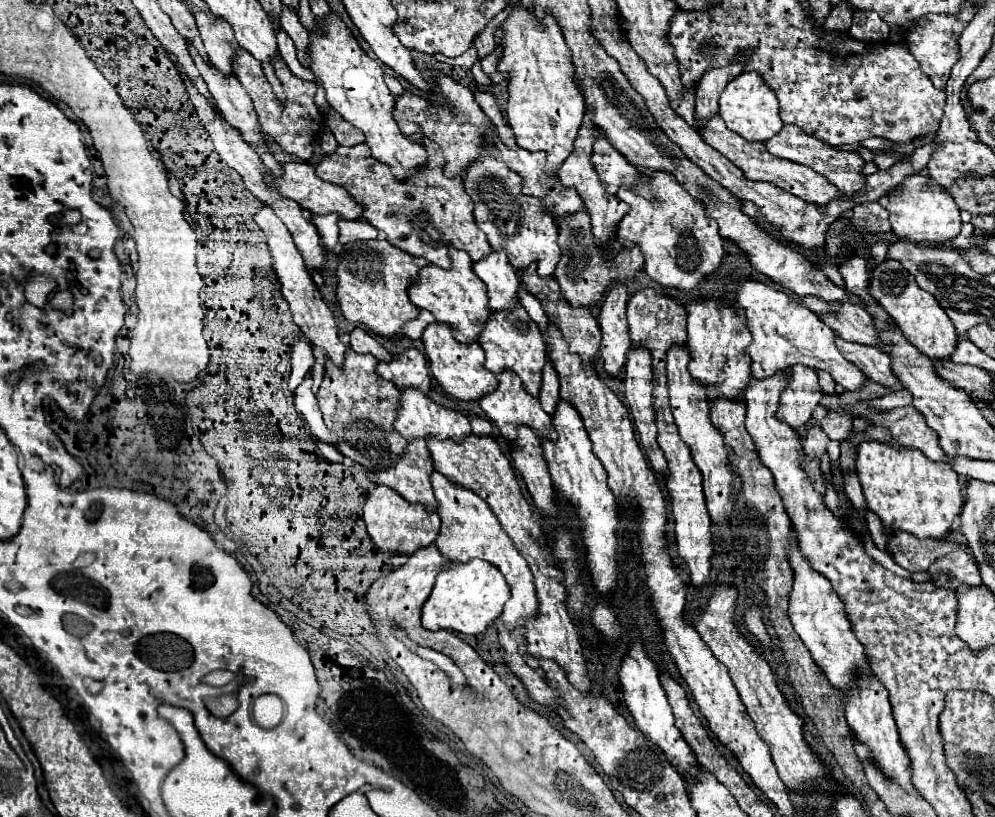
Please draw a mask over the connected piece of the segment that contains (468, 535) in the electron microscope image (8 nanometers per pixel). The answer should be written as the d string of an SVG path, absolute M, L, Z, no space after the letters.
M435 471L431 475L431 483L433 483L433 491L435 497L439 501L439 517L441 517L441 531L439 537L435 541L437 549L441 551L441 555L445 555L451 561L471 561L471 559L483 559L491 565L495 565L509 589L511 589L511 597L503 607L501 619L513 627L517 627L513 631L513 639L517 643L521 643L521 651L525 651L525 637L523 637L523 627L517 625L519 619L529 619L531 615L535 615L537 611L537 597L535 597L535 585L533 585L533 575L529 571L527 561L521 557L521 553L515 549L513 541L509 539L509 535L503 531L501 523L497 521L497 517L493 515L493 511L489 509L489 505L473 491L467 491L455 483L451 483L445 475L441 475L439 471Z

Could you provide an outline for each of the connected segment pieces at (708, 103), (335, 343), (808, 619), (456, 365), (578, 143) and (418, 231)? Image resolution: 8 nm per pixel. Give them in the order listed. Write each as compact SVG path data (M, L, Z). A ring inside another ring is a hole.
M745 55L741 59L733 59L729 67L713 67L713 71L705 71L701 83L697 85L697 119L705 121L719 111L721 91L729 81L743 73L741 63L745 63Z
M263 205L259 209L259 213L255 215L255 223L263 229L263 233L267 237L267 245L269 245L269 251L271 251L271 257L273 257L273 269L275 269L275 275L281 283L281 293L283 293L283 297L287 299L287 303L291 307L295 323L299 325L301 333L309 339L309 343L315 349L321 349L327 359L331 359L337 367L341 367L345 363L347 345L339 339L335 317L333 317L331 309L325 305L325 301L321 299L321 295L317 291L317 285L313 283L309 271L305 269L303 257L301 257L299 249L295 247L289 229L281 223L281 219L273 213L273 209L269 205Z
M791 531L791 545L787 549L787 555L793 569L793 589L789 593L789 619L795 631L799 633L801 641L809 649L813 661L827 675L829 683L837 689L845 689L851 677L855 675L855 671L859 671L859 667L863 667L863 671L869 667L865 647L861 647L861 643L853 635L851 623L845 613L845 605L841 603L833 585L821 573L817 573L809 565L809 561L803 559L803 553L799 551L797 545L797 535L793 531Z
M443 323L429 325L423 333L423 345L433 377L455 399L477 401L481 399L481 395L487 395L489 391L493 391L493 387L497 387L497 377L485 369L485 355L481 345L463 345L455 341L455 337L451 335L451 327L445 327Z
M587 111L583 117L583 125L579 129L579 135L575 139L575 147L571 151L571 155L565 159L565 163L559 169L559 181L565 187L573 187L577 191L577 195L583 199L585 209L589 211L589 219L591 219L591 233L595 237L595 243L601 247L603 257L613 257L621 253L621 245L615 243L617 241L617 223L629 213L629 205L623 203L619 197L613 197L609 193L605 193L605 187L601 187L599 183L599 175L591 163L591 151L593 151L593 113Z
M423 141L429 153L429 165L409 181L397 181L391 169L373 159L367 145L339 147L333 155L325 155L317 165L317 175L329 183L341 185L349 195L365 207L365 219L387 235L387 241L413 257L421 257L441 269L449 269L449 243L469 253L473 263L489 255L491 247L485 233L473 219L473 201L463 189L459 177L445 177L441 149L431 141Z

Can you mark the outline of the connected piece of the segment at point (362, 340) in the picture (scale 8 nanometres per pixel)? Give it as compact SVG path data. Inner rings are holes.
M361 327L351 331L351 349L355 353L371 353L377 361L389 363L389 359L391 359L391 353L385 351L383 345L377 339L373 339L367 331L363 331Z

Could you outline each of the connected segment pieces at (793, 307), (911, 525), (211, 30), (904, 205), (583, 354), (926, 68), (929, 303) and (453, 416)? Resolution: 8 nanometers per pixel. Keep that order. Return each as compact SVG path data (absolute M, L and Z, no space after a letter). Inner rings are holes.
M743 277L735 289L733 307L745 311L745 327L753 337L747 355L751 357L751 373L757 381L773 377L795 363L807 363L813 369L827 371L835 383L847 391L855 391L867 383L867 377L835 347L835 333L823 325L813 311L793 301L783 291Z
M865 441L857 451L857 475L867 507L881 519L883 527L911 533L917 539L945 539L965 503L959 475L945 463L929 461L917 449L897 451L885 443Z
M195 7L191 9L191 13L197 21L197 27L201 31L201 39L203 39L203 45L205 45L205 51L207 51L211 63L223 75L231 75L237 41L233 39L233 31L231 31L229 23L223 23L213 13L201 13Z
M913 173L903 179L901 185L895 187L893 193L881 199L881 205L889 211L889 223L893 233L899 237L907 237L913 241L947 241L955 239L961 231L959 207L951 195L937 183L929 179L929 175Z
M529 265L525 271L523 271L523 285L525 289L537 297L541 301L541 307L545 311L545 315L551 319L551 323L557 325L557 329L561 331L563 339L569 343L569 351L577 353L581 357L583 363L595 363L597 361L597 351L599 351L599 345L601 345L601 331L599 331L599 325L595 321L595 317L591 315L589 309L585 307L571 307L563 297L561 297L561 291L559 291L559 283L555 279L541 279L537 273L535 273L535 265Z
M965 1L961 11L955 15L925 15L921 17L921 23L917 27L909 27L907 31L907 45L913 57L919 61L921 71L929 75L933 85L937 89L945 89L945 83L949 79L949 71L953 69L953 63L957 63L957 39L961 37L961 31L969 25L977 11L975 3Z
M887 259L883 263L879 263L873 269L873 277L871 277L871 287L869 287L871 295L875 297L875 301L893 317L893 321L899 325L899 329L905 333L905 337L923 353L927 355L931 361L937 359L949 359L951 353L957 347L957 331L951 323L951 319L947 317L947 313L939 307L937 299L923 291L917 281L913 279L913 275L909 275L903 265L895 259Z
M405 389L401 391L401 409L399 417L395 421L395 429L407 439L419 439L419 437L435 437L435 439L453 439L459 443L459 439L465 439L471 435L471 425L469 419L463 413L451 411L443 405L437 405L433 399L425 397L419 389Z

